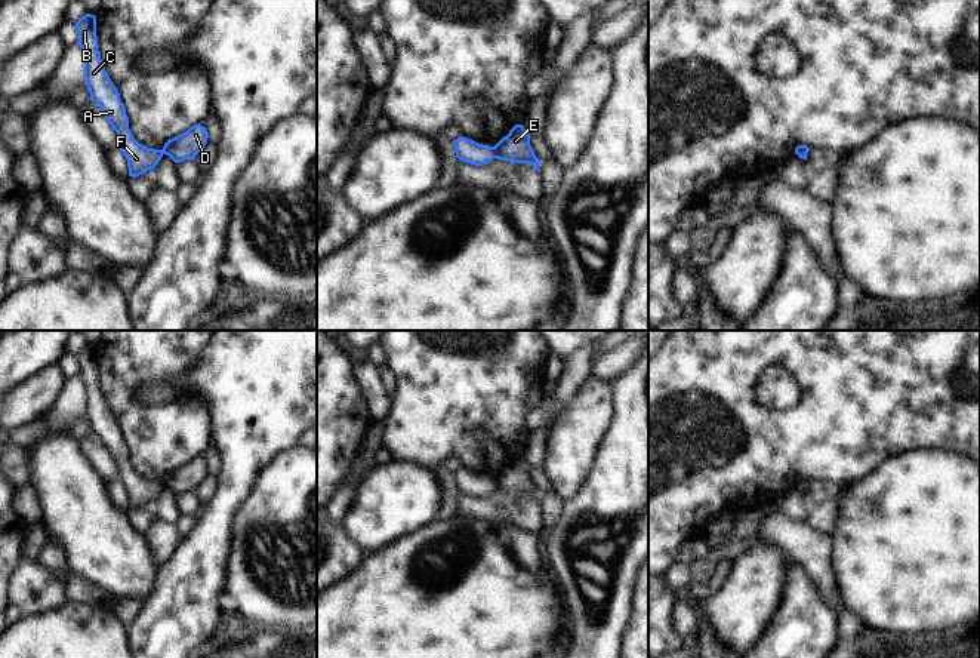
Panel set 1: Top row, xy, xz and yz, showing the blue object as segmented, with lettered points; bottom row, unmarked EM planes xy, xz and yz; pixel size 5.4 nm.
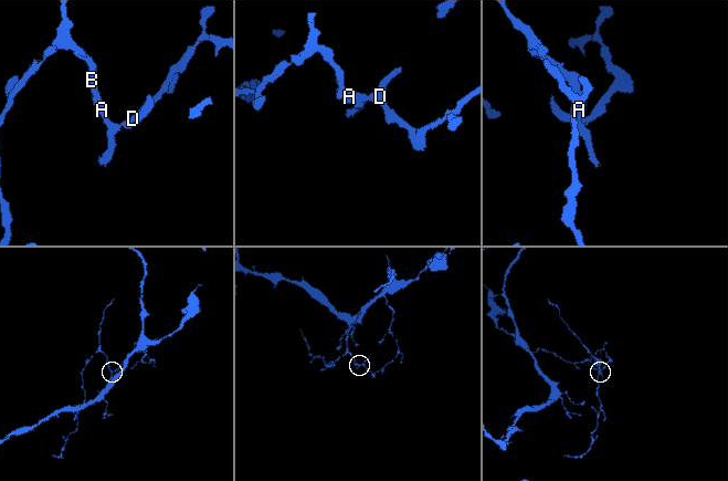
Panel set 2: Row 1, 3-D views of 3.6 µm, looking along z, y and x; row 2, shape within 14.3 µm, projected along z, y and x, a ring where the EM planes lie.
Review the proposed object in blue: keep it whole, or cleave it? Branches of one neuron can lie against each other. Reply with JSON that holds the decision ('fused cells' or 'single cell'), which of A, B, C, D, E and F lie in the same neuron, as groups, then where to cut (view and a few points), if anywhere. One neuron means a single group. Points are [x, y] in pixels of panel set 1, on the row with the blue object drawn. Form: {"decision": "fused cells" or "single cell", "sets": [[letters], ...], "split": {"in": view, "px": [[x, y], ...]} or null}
{"decision": "fused cells", "sets": [["A", "B", "C", "F"], ["D", "E"]], "split": {"in": "xz", "px": [[493, 147], [495, 157]]}}

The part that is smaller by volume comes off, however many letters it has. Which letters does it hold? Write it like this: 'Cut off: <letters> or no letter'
Cut off: A, B, C, F

